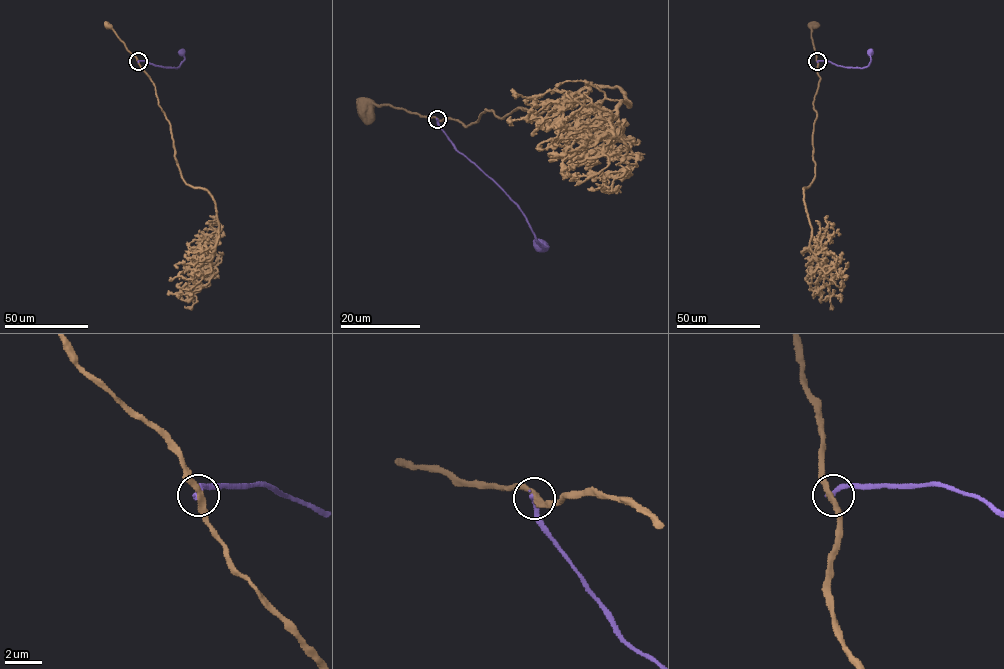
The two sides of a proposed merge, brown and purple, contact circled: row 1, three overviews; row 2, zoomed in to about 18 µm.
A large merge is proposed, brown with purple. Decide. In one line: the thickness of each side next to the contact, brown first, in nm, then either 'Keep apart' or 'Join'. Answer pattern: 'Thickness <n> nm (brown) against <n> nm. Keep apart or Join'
Thickness 300 nm (brown) against 300 nm. Keep apart

